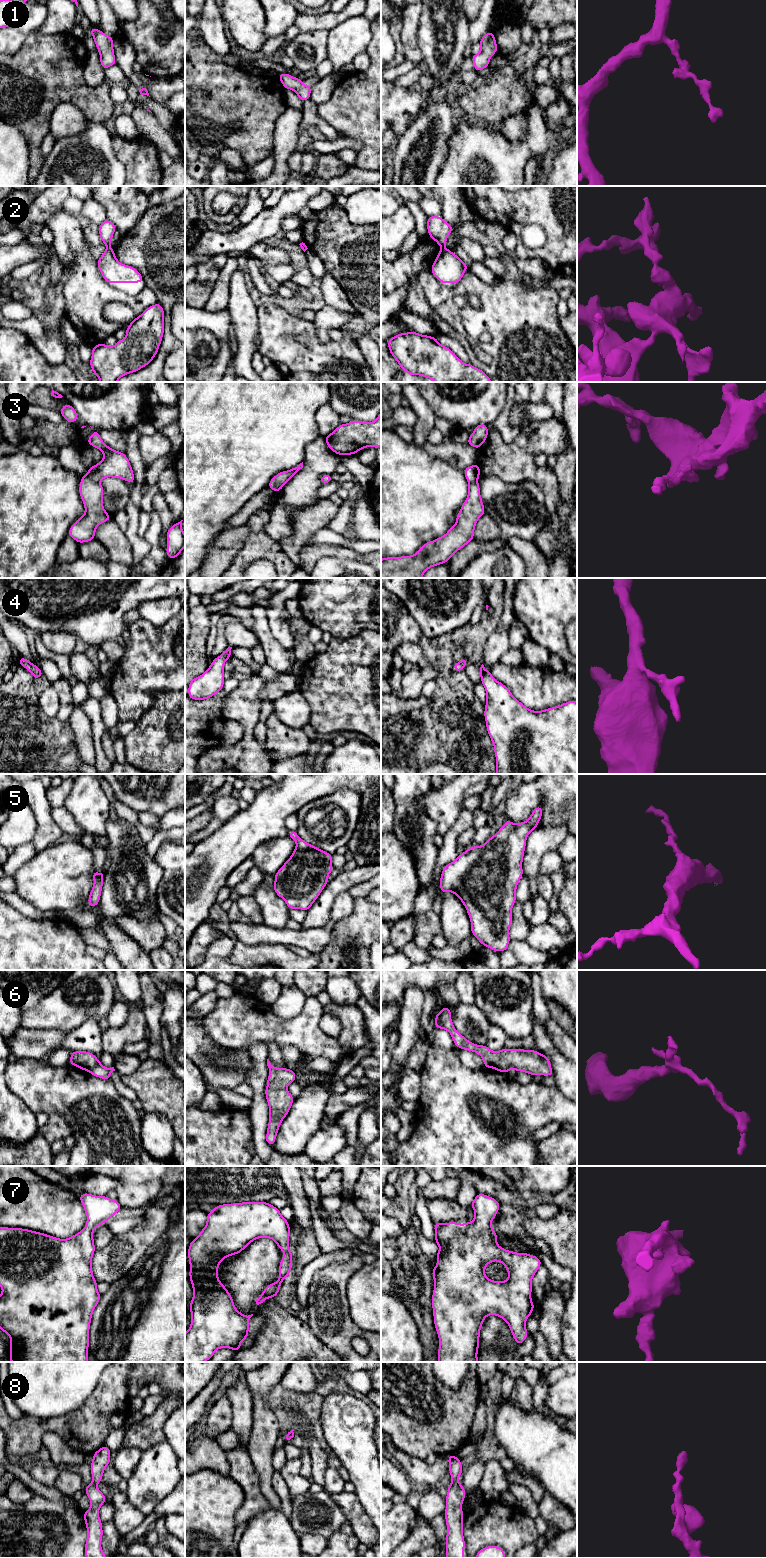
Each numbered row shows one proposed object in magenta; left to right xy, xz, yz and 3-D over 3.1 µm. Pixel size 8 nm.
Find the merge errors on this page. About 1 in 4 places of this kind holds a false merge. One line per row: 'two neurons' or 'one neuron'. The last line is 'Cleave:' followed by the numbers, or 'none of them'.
1: one neuron
2: two neurons
3: two neurons
4: one neuron
5: one neuron
6: one neuron
7: one neuron
8: one neuron
Cleave: 2, 3

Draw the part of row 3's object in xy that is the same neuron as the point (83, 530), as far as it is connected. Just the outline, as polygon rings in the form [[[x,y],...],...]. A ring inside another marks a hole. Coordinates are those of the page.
[[[87,475],[81,476],[79,494],[85,513],[71,525],[68,535],[81,544],[95,540],[97,527],[112,517],[103,507],[104,488],[99,482],[92,481]]]

